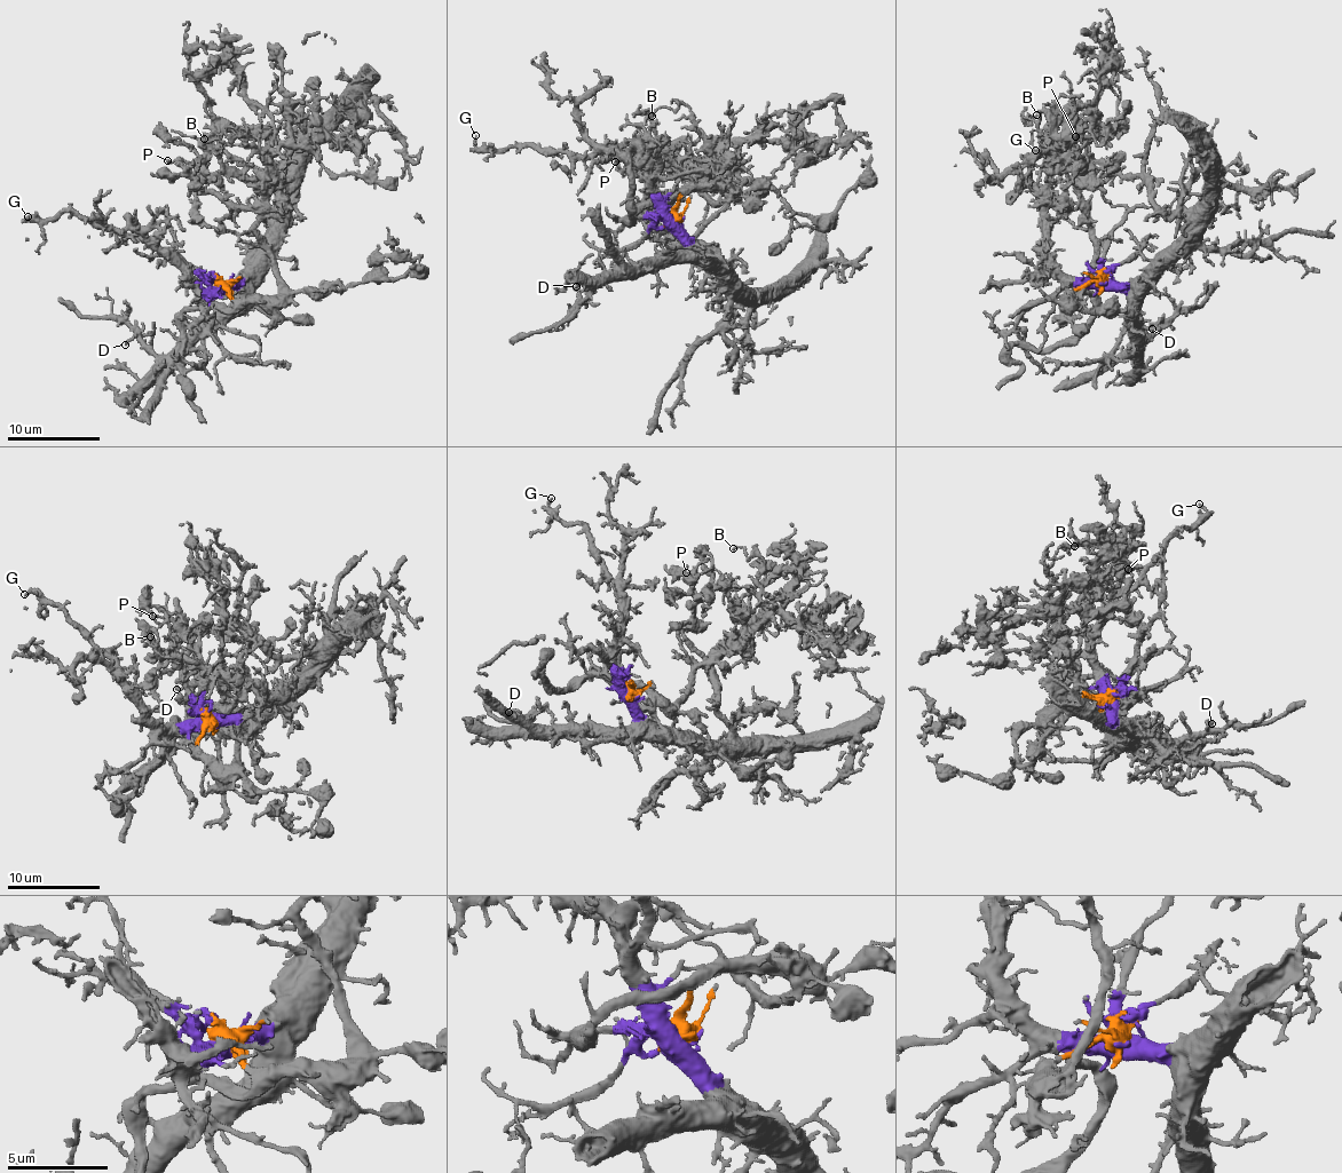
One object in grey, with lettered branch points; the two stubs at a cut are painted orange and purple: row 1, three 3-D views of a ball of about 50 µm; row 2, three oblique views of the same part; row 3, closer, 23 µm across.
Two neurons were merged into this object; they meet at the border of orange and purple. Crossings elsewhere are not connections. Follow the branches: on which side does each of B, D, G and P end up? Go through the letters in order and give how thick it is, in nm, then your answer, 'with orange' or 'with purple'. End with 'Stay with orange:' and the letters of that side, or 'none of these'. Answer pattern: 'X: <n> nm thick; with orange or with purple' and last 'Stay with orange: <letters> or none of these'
B: 130 nm thick; with orange
D: 200 nm thick; with purple
G: 150 nm thick; with purple
P: 110 nm thick; with orange
Stay with orange: B, P

